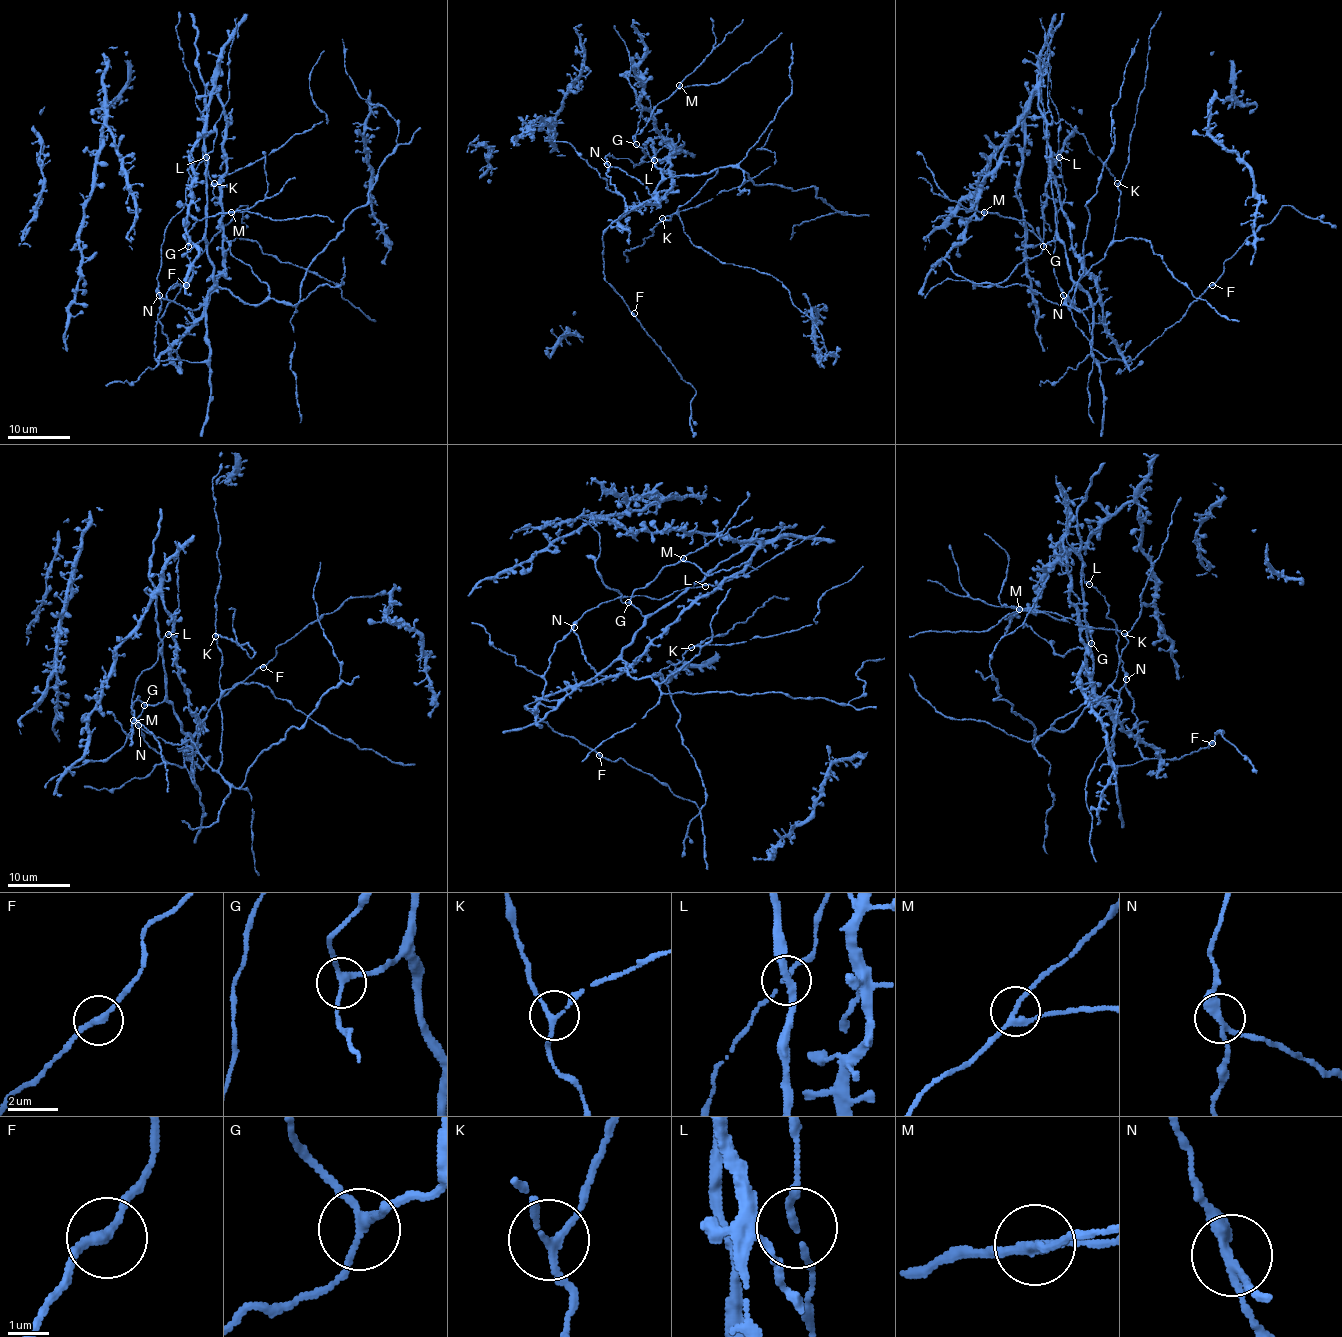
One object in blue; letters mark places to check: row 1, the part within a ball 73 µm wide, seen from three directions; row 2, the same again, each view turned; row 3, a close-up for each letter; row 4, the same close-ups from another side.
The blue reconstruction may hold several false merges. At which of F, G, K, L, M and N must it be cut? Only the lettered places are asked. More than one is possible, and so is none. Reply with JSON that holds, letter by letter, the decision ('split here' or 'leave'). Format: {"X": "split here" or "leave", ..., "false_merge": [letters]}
{"F": "leave", "G": "leave", "K": "leave", "L": "leave", "M": "leave", "N": "split here", "false_merge": ["N"]}

